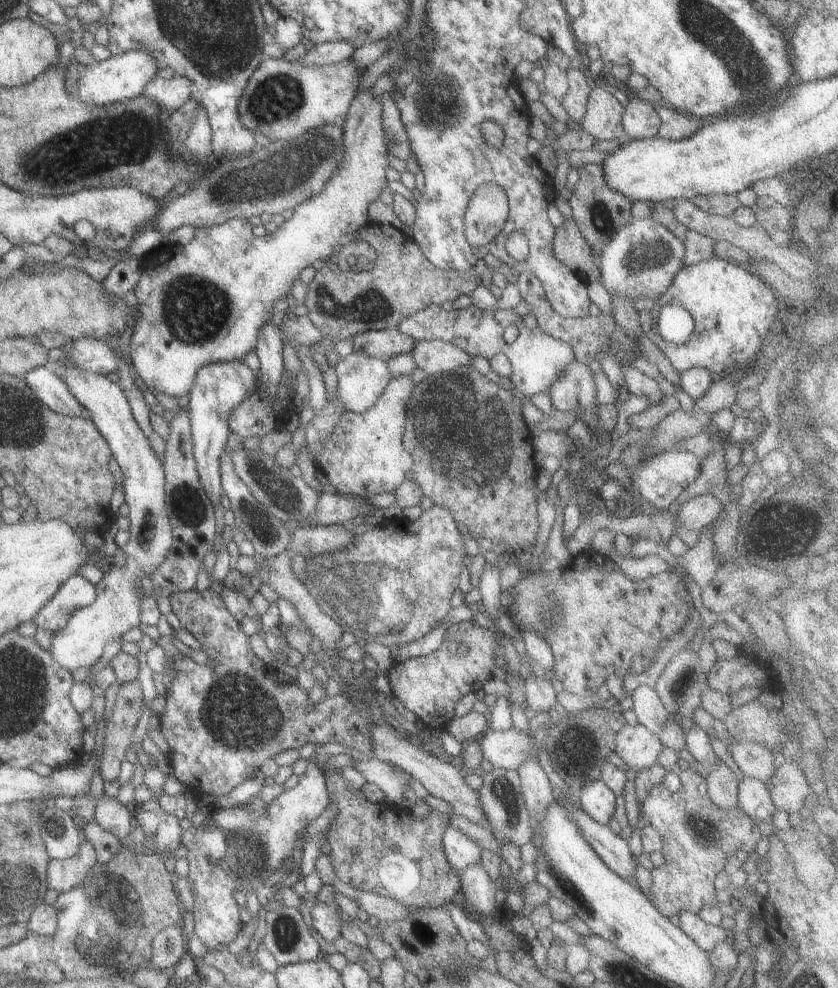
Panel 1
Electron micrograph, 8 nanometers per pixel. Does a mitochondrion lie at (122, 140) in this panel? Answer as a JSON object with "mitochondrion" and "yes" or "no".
{"mitochondrion":"yes"}

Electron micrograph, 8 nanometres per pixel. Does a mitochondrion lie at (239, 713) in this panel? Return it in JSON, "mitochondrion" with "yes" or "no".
{"mitochondrion":"yes"}

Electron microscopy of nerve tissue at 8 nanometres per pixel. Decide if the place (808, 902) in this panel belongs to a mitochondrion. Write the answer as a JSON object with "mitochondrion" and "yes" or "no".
{"mitochondrion":"no"}

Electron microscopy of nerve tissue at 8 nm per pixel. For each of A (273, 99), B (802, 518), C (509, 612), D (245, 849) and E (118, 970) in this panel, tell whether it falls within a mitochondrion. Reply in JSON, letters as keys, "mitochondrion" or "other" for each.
{"A":"mitochondrion","B":"other","C":"other","D":"mitochondrion","E":"other"}

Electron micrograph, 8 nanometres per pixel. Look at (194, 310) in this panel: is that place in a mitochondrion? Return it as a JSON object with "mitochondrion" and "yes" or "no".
{"mitochondrion":"yes"}

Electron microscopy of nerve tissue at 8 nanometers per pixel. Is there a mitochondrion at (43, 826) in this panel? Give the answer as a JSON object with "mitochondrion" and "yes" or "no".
{"mitochondrion":"no"}

